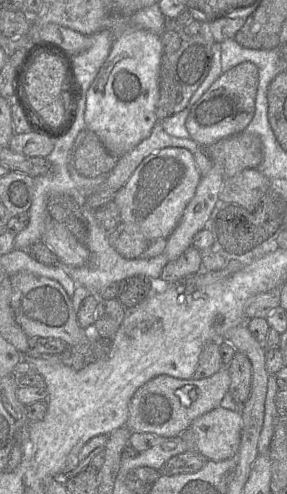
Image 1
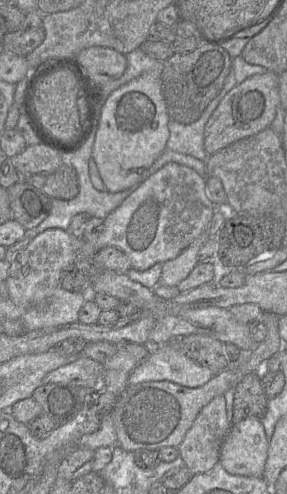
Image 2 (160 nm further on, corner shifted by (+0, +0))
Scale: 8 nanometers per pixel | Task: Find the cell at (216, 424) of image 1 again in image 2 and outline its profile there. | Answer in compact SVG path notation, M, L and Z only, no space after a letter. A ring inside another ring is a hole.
M246 418L231 425L224 439L219 463L228 473L261 478L269 447L260 419Z

